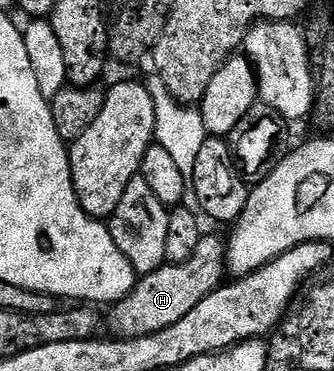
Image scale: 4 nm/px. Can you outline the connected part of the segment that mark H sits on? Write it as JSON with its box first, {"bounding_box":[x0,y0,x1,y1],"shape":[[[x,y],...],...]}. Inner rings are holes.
{"bounding_box":[106,236,226,338],"shape":[[[201,236],[198,247],[194,247],[194,255],[190,259],[186,259],[186,263],[181,265],[164,264],[158,271],[143,274],[137,280],[136,286],[130,290],[121,301],[115,302],[111,306],[110,312],[107,314],[106,321],[112,324],[112,329],[117,338],[126,337],[145,337],[146,335],[154,335],[158,331],[166,331],[166,327],[174,327],[174,323],[178,323],[178,319],[182,319],[189,311],[194,311],[194,307],[198,307],[198,303],[202,303],[202,299],[206,299],[206,295],[210,295],[214,290],[220,288],[226,281],[226,241],[222,236],[208,237]]]}

